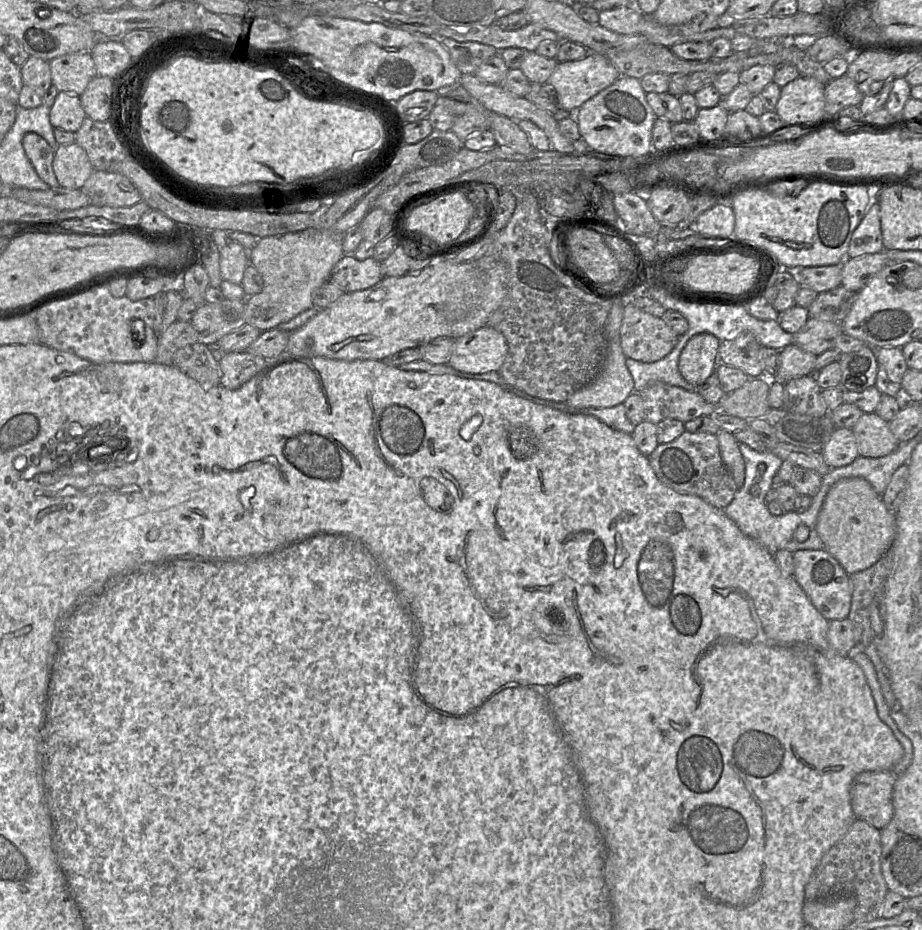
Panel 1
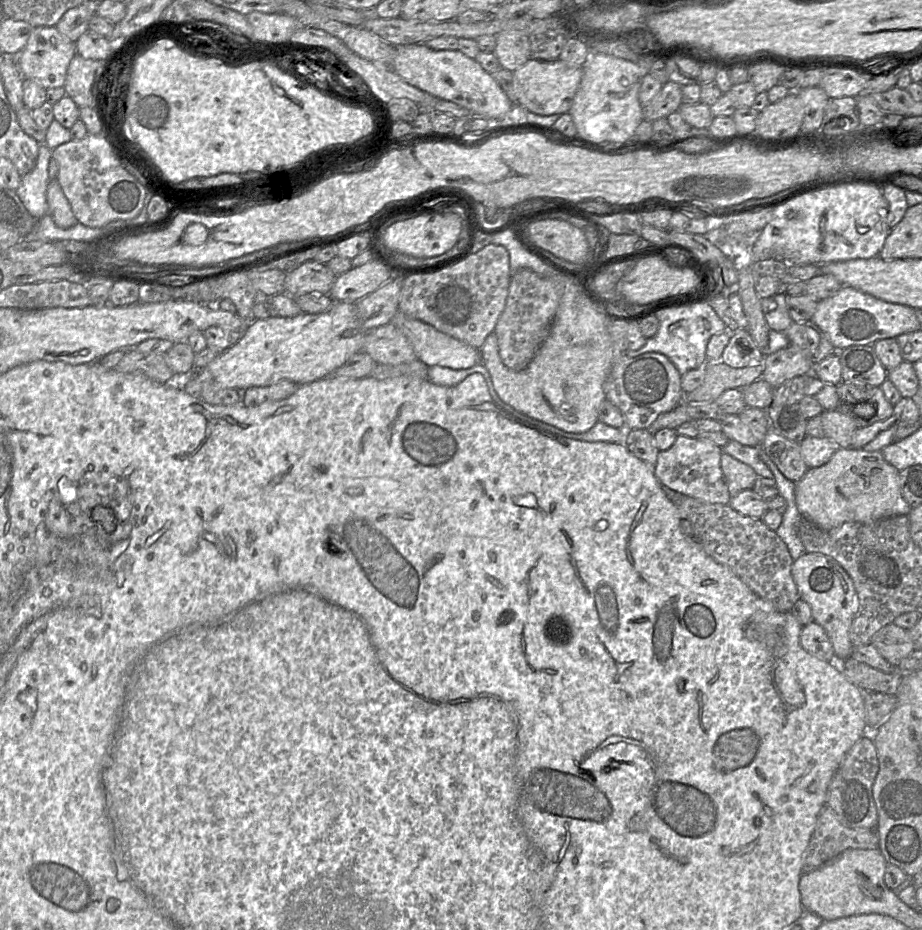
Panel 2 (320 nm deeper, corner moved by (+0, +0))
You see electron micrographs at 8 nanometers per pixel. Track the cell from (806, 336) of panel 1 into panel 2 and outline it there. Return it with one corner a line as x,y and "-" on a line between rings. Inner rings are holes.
789,345
764,358
765,370
762,379
773,388
797,376
810,374
813,364
795,345

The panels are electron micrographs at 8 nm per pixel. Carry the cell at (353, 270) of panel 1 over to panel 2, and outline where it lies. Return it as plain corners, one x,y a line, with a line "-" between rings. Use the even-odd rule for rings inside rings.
306,261
286,273
285,293
298,297
307,293
329,294
337,276
326,264

